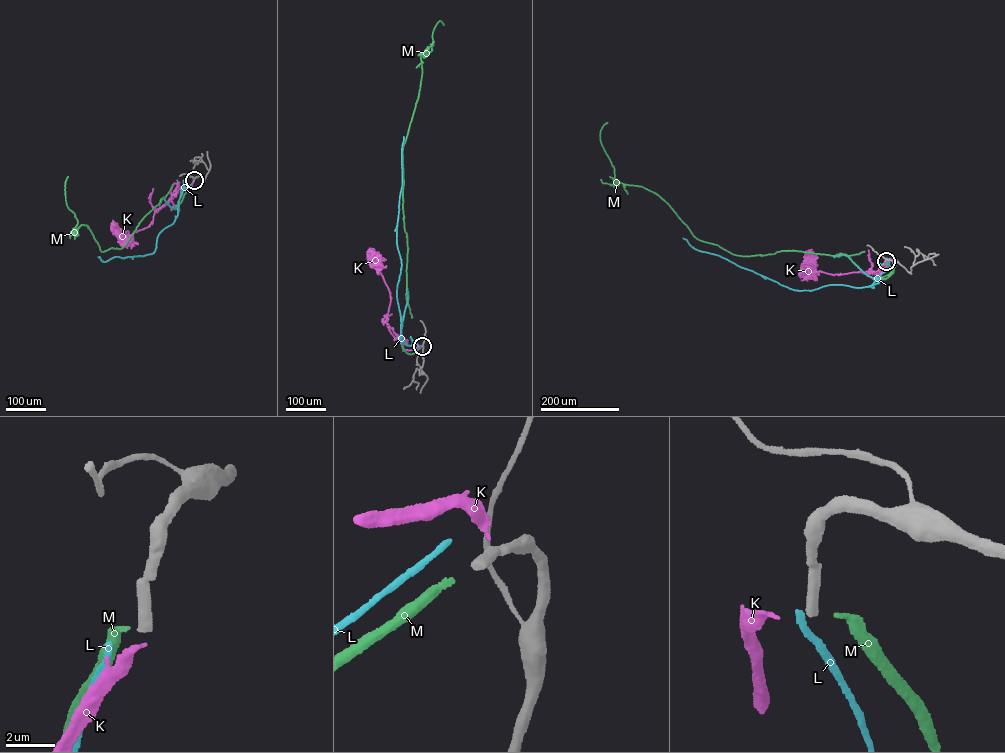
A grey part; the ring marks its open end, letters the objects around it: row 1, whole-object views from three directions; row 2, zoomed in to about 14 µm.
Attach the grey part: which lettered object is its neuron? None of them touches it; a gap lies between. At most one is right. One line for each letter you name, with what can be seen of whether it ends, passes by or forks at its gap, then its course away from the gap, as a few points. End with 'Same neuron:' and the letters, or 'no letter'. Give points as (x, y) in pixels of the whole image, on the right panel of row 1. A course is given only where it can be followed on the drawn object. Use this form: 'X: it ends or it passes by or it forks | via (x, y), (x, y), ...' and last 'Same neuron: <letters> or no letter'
M: it ends | via (886, 261), (877, 279), (844, 254), (699, 240), (657, 195), (616, 180), (607, 122)
Same neuron: M

